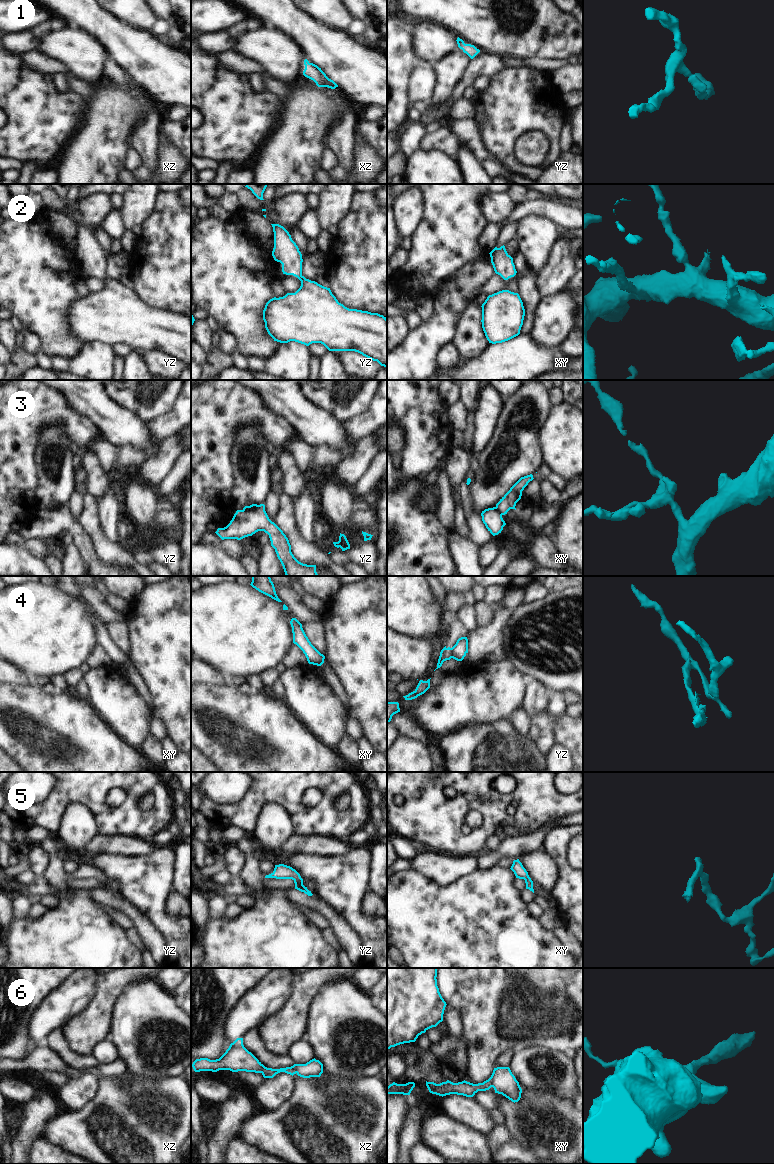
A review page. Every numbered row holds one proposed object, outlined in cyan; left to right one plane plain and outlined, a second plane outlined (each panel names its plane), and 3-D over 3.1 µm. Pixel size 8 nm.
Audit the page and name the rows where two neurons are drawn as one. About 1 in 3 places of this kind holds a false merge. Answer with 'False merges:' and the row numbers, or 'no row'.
False merges: 3, 4, 6.

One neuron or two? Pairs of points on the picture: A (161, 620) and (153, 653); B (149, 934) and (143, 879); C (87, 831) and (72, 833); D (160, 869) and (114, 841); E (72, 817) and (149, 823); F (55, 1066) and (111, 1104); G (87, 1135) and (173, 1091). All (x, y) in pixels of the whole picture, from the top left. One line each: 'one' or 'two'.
A: one
B: two
C: one
D: two
E: two
F: one
G: one

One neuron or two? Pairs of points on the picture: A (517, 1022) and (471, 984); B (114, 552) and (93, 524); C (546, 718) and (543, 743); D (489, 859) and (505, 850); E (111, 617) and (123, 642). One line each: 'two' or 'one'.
A: one
B: one
C: one
D: one
E: two

